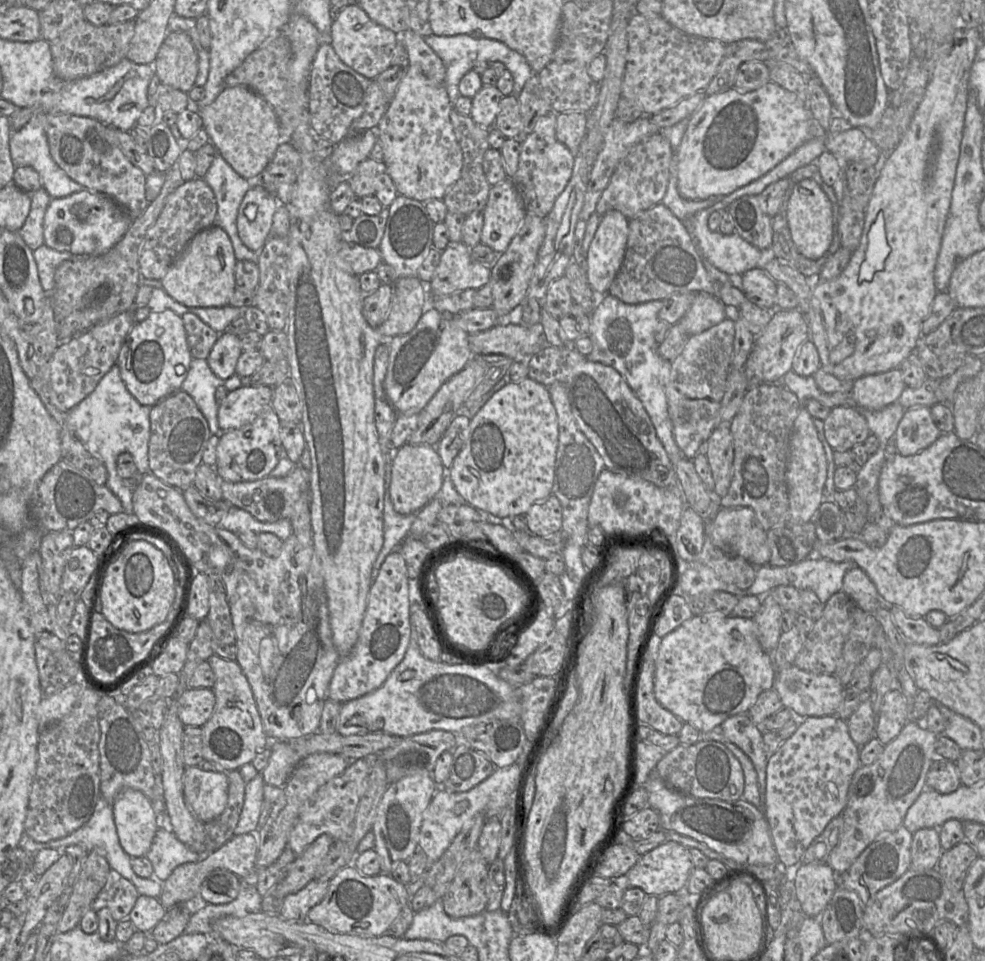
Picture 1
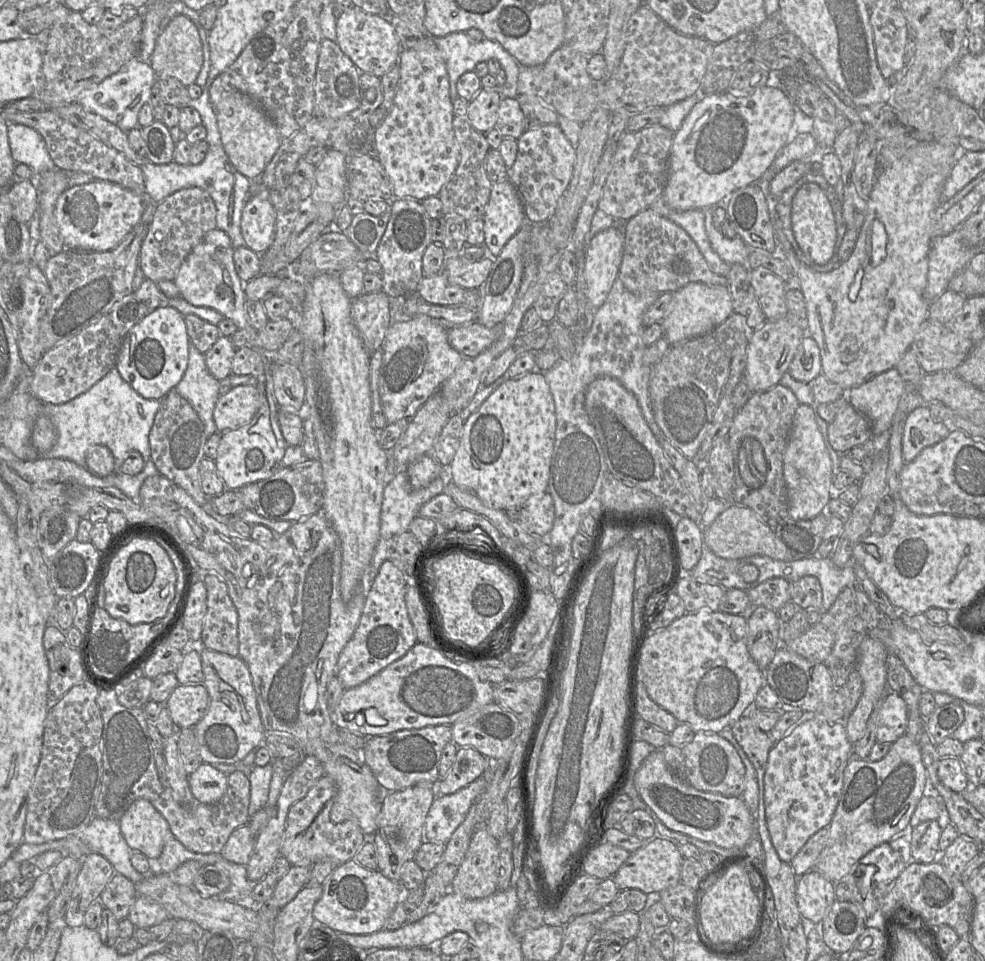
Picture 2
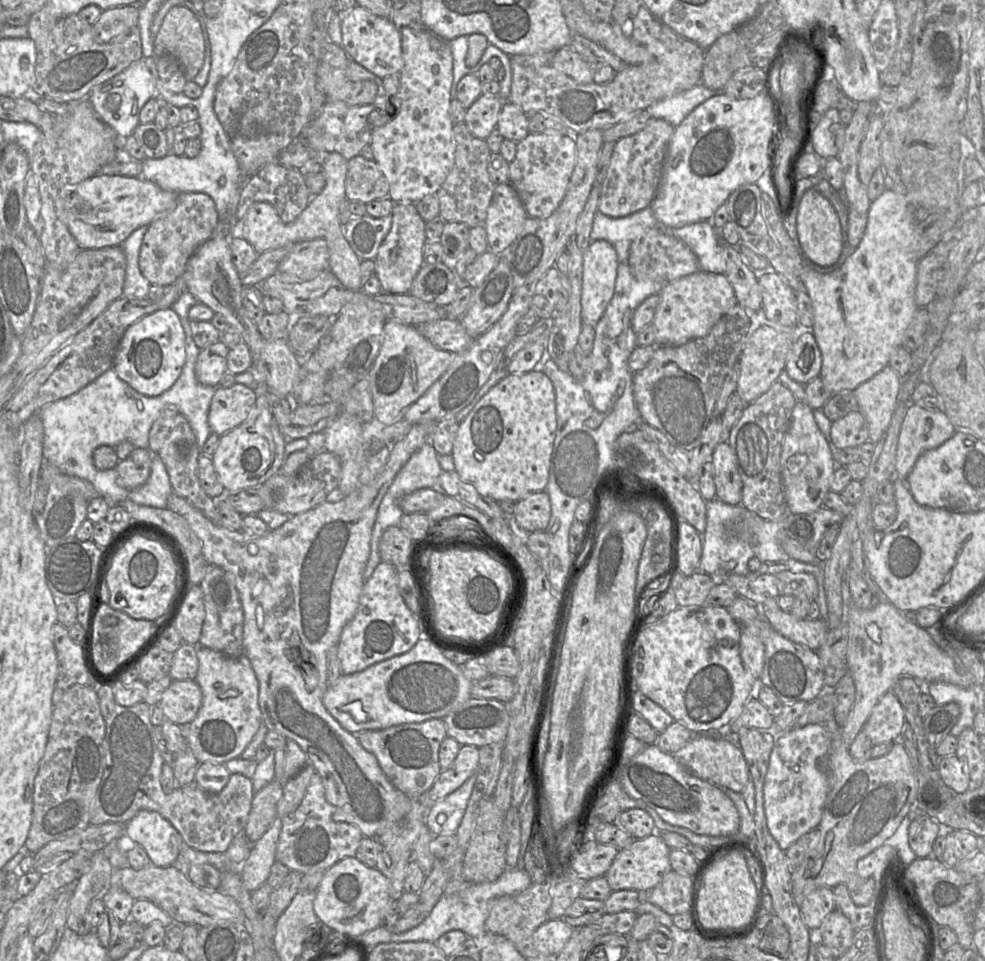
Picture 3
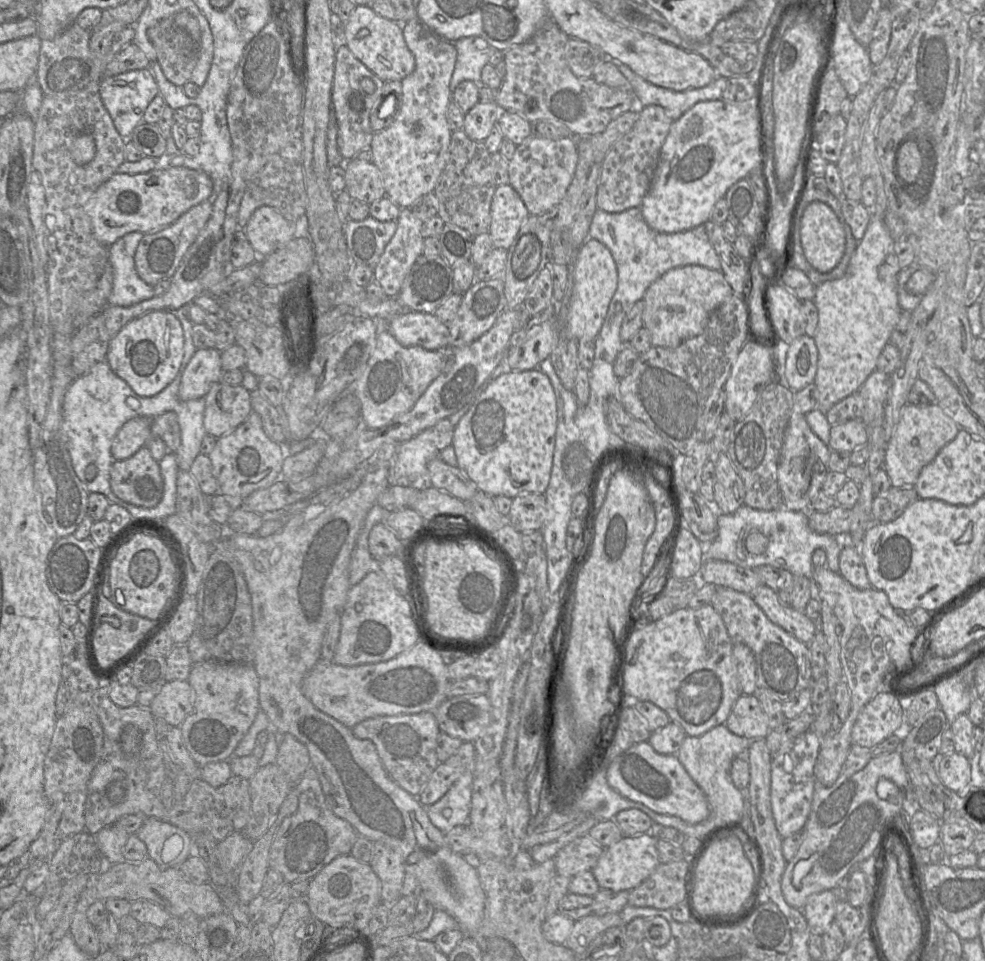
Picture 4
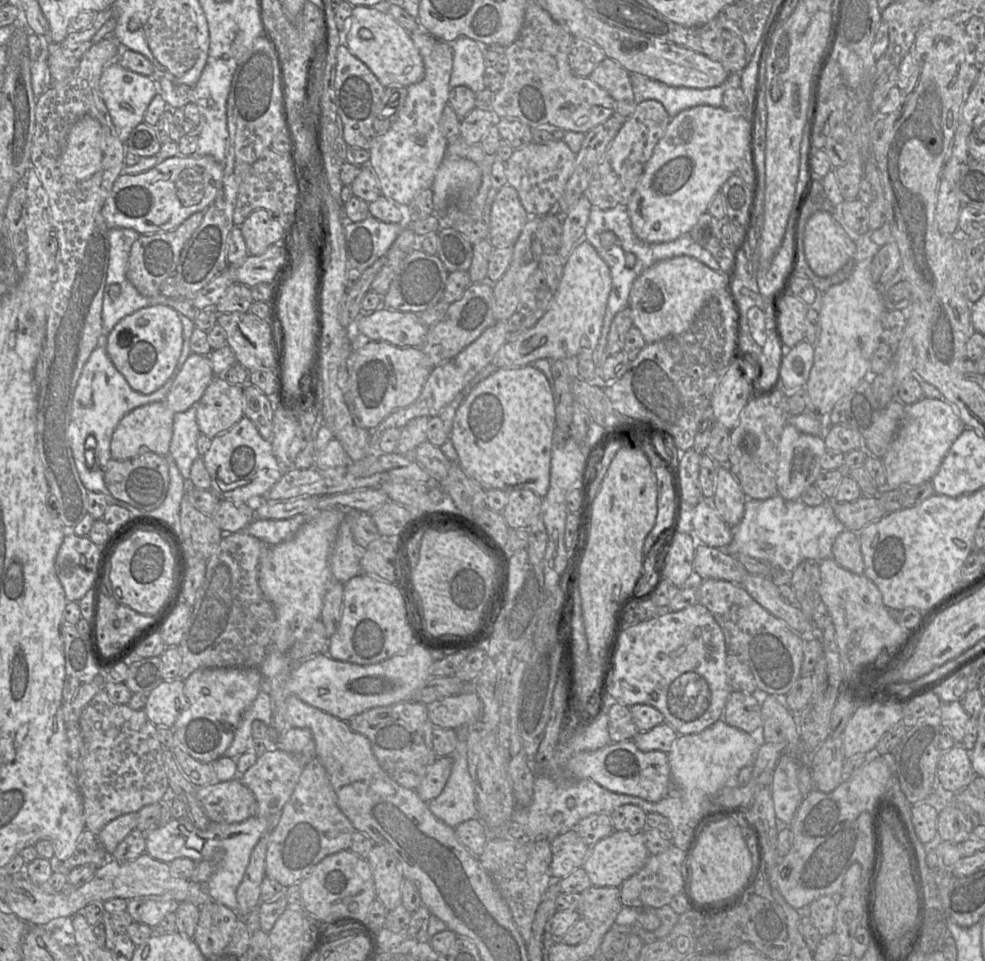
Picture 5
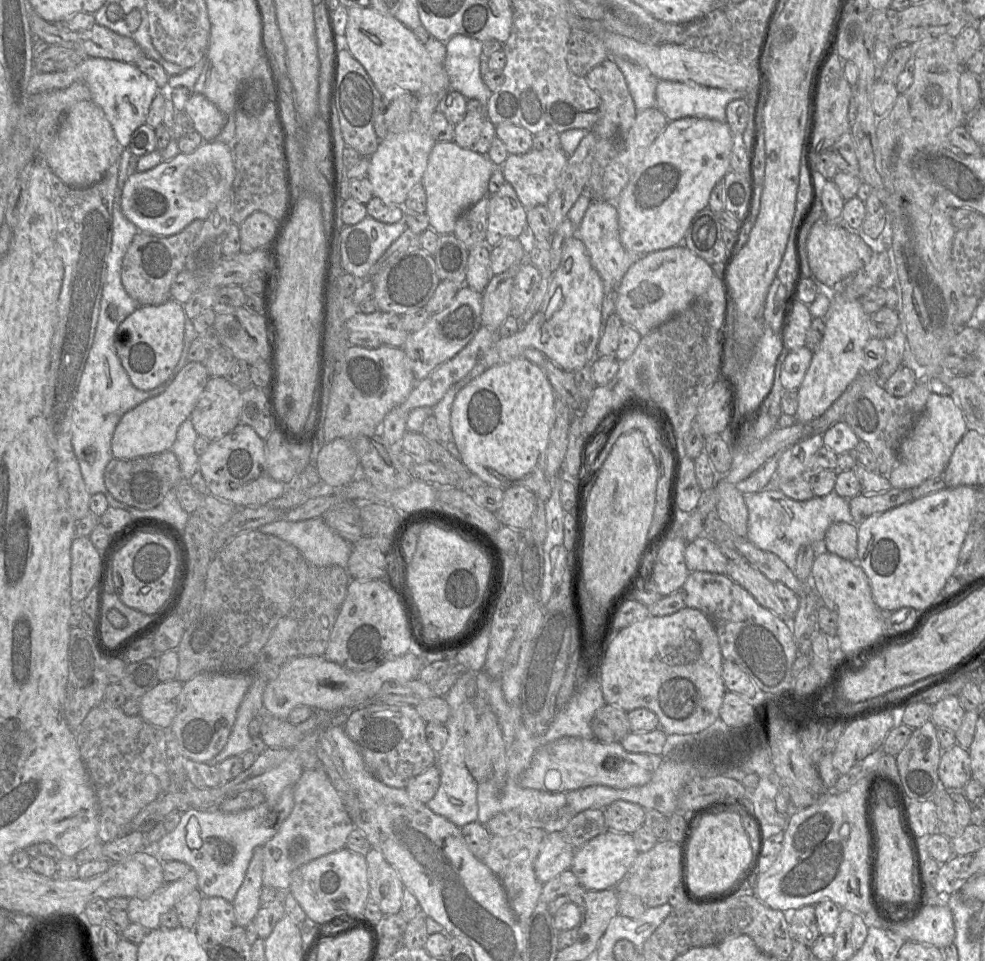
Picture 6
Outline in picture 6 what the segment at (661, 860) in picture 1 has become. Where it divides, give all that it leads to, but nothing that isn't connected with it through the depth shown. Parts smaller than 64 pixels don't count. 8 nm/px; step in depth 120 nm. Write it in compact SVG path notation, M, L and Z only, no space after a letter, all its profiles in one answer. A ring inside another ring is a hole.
M606 830L576 849L571 870L577 876L579 884L587 890L613 889L628 873L638 854L631 834Z

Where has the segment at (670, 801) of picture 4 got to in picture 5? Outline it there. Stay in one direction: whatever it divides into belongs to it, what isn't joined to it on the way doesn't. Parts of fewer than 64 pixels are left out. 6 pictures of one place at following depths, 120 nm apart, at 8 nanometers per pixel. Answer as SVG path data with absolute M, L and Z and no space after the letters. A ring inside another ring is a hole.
M633 740L611 743L596 751L579 752L566 762L565 773L576 779L592 779L612 792L639 797L649 802L662 800L671 789L668 754L662 751L643 752Z

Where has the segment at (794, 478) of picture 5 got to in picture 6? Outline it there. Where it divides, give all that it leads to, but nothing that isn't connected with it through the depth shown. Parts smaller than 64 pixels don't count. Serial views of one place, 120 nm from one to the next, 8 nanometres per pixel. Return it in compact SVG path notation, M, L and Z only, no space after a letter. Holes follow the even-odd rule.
M816 434L788 448L780 457L777 477L793 479L809 472L809 460L823 444L823 435Z

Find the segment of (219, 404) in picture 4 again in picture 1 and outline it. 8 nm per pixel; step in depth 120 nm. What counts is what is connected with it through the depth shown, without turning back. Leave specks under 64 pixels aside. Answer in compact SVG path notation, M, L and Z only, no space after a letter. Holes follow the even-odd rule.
M244 385L230 391L218 407L219 428L231 431L252 423L271 405L273 388Z

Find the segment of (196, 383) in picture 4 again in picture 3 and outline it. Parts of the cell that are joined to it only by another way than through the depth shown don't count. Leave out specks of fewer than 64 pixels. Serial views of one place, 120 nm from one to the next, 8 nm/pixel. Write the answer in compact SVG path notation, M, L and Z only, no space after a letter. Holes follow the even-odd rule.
M221 341L201 349L195 365L195 375L202 385L218 387L227 372L230 349Z

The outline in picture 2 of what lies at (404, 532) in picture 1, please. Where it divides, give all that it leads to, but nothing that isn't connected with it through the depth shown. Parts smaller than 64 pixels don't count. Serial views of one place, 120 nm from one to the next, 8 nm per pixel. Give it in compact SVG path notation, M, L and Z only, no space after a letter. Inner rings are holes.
M399 471L384 487L383 501L380 514L380 533L377 546L369 567L367 568L364 578L361 582L361 589L366 594L374 581L381 564L388 560L390 541L404 533L409 531L409 526L413 519L419 515L420 507L434 498L435 496L444 492L444 482L442 478L438 477L432 481L427 487L421 489L414 489L409 483L408 476L405 471Z

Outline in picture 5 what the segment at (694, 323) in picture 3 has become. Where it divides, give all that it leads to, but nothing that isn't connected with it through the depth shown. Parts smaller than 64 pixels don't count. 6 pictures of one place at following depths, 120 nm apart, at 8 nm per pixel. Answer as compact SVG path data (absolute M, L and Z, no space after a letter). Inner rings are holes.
M690 256L661 260L645 269L633 282L628 307L633 316L633 326L638 328L646 344L686 332L705 303L717 292L729 291L730 276L714 271Z

